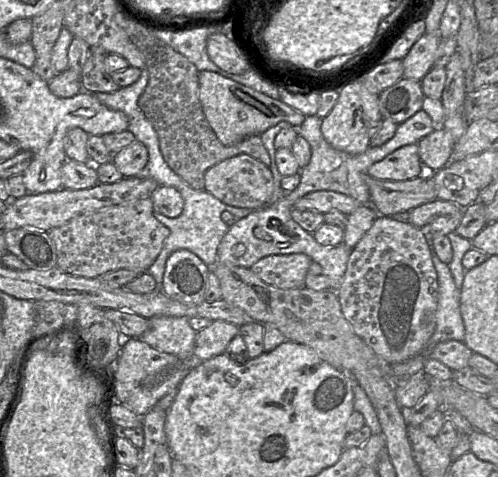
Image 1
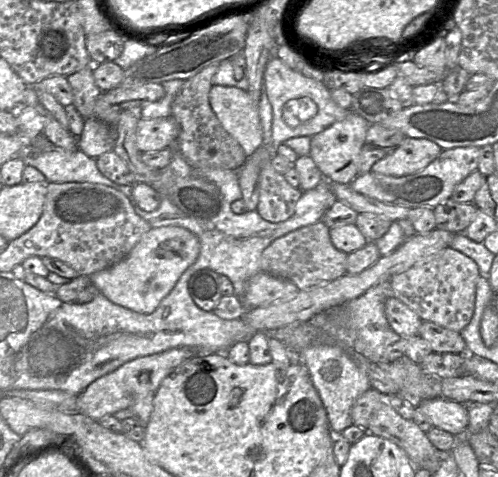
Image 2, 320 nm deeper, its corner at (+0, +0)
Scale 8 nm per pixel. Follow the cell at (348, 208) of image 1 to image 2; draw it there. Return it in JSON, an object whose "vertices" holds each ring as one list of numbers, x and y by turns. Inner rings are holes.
{"vertices":[[469,146,442,150,427,167,406,176,389,176,372,171,358,174,350,186,360,194,387,204,400,205,410,209,434,208,441,202,450,199,455,186,477,169,480,148]]}

